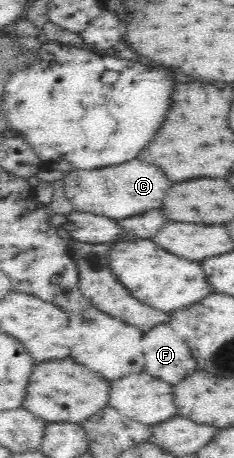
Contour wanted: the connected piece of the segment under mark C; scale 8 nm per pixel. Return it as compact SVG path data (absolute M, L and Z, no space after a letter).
M138 160L101 169L73 170L61 176L64 181L64 196L78 212L89 212L115 221L144 214L152 208L160 208L166 190L172 186L162 170Z

